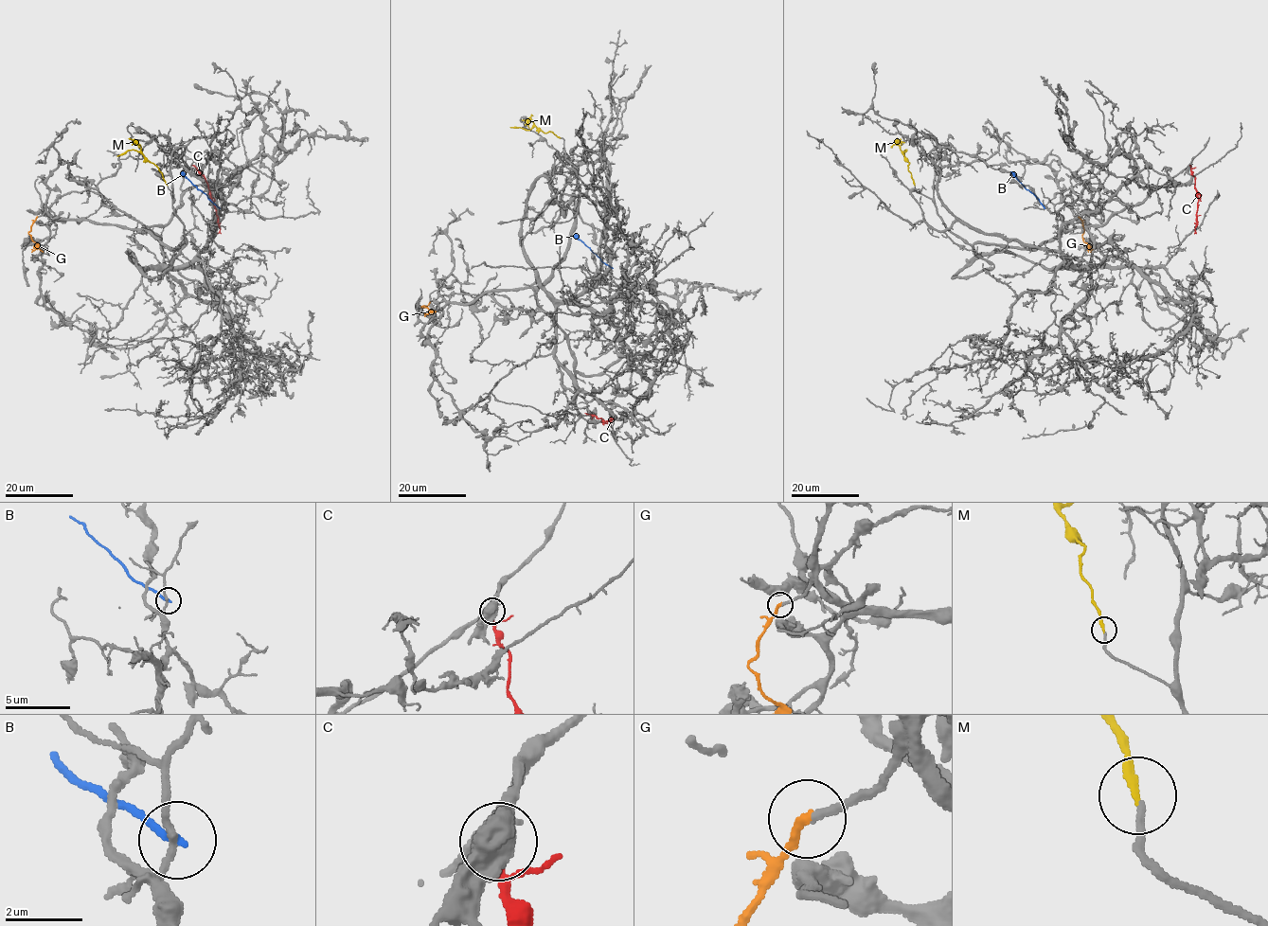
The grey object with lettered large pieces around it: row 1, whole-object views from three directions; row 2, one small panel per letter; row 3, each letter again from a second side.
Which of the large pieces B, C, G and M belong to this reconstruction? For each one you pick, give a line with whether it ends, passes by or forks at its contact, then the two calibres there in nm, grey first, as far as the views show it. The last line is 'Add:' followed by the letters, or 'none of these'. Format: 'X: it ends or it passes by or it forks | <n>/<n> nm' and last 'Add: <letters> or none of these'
G: it ends | 140/240 nm
M: it ends | 170/170 nm
Add: G, M

